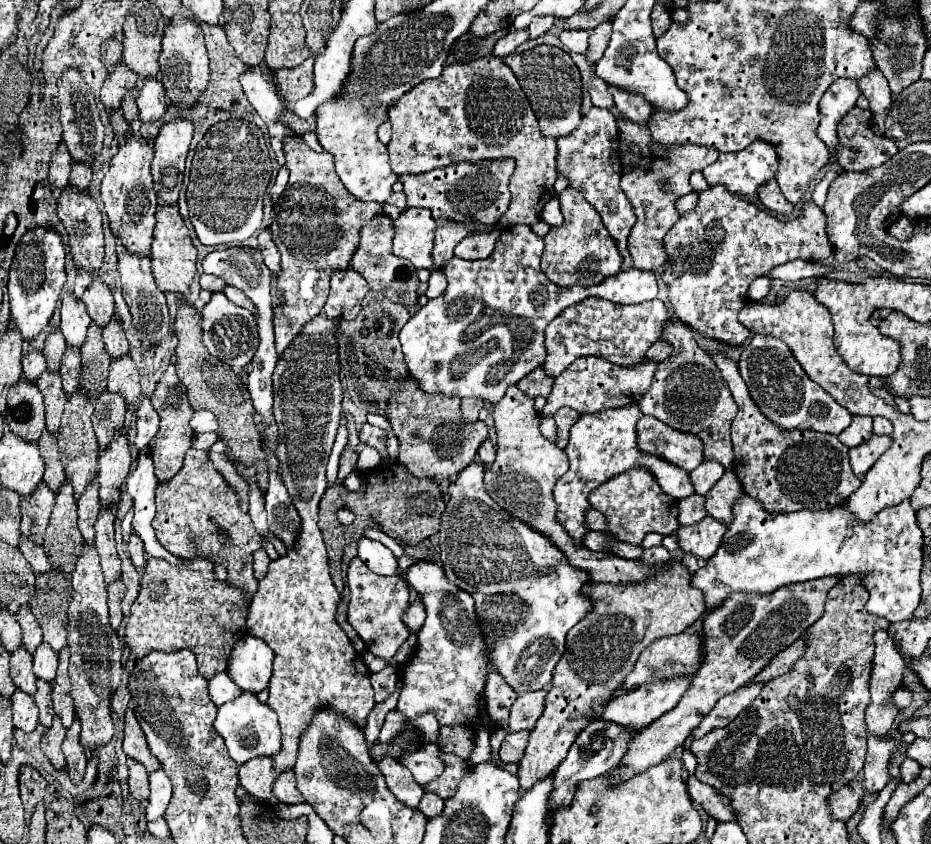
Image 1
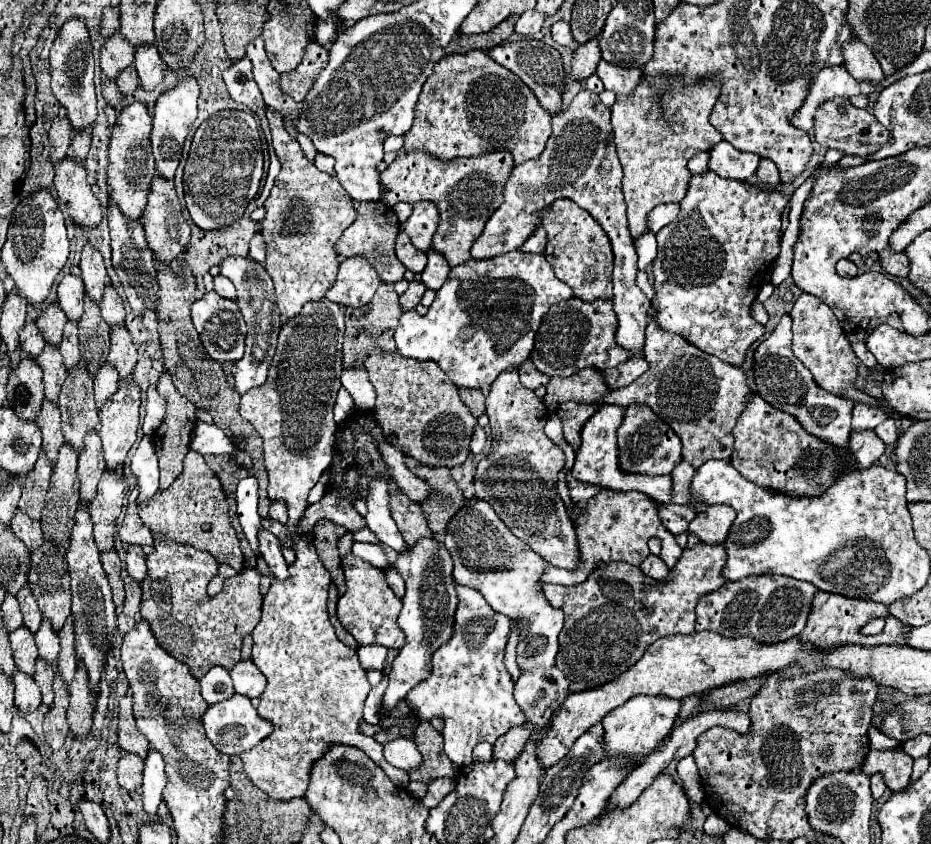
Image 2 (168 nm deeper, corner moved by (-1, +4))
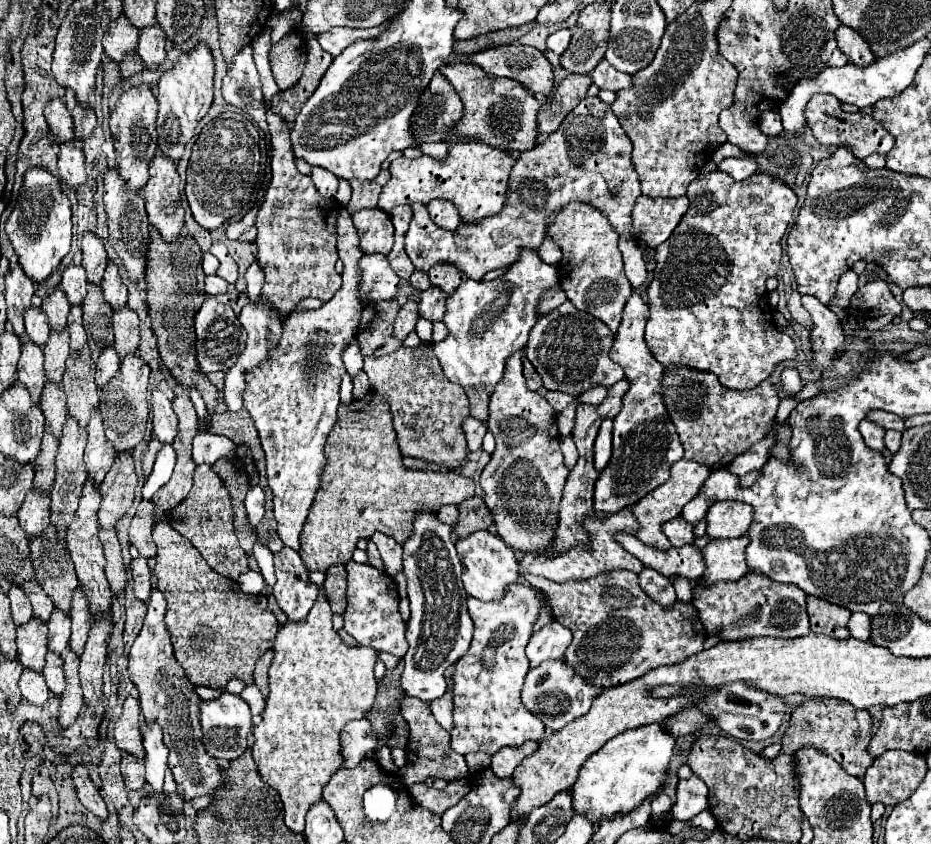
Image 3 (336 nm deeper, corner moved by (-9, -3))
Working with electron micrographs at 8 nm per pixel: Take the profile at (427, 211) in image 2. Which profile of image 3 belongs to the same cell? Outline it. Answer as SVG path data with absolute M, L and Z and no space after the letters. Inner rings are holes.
M433 199L429 205L427 205L427 211L431 215L431 221L437 225L437 227L443 227L443 229L449 229L453 231L455 227L459 227L461 223L461 217L455 209L453 203L445 201L445 199Z

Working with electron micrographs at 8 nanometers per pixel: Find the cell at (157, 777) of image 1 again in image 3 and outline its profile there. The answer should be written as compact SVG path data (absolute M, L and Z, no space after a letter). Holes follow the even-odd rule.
M141 721L141 735L143 735L143 747L145 747L145 767L147 767L147 785L153 793L163 793L163 777L167 771L167 747L161 741L161 729L155 725L149 727L145 721Z

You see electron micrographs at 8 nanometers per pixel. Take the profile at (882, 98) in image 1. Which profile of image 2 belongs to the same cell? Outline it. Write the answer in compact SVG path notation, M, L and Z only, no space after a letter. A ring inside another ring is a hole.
M853 38L849 44L845 44L843 56L845 56L843 66L847 68L847 72L853 78L867 80L867 82L873 82L873 84L879 84L885 78L877 58L859 38Z

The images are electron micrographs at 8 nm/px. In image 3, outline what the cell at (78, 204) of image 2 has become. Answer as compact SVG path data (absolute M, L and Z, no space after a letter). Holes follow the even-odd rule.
M63 143L59 147L59 175L65 179L67 187L77 193L87 181L85 175L85 155L75 143Z

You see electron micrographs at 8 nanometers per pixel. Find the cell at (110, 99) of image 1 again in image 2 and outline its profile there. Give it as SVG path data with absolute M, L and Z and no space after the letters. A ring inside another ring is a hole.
M119 32L111 34L109 38L105 38L105 44L101 46L101 54L99 54L103 74L115 80L121 70L133 64L133 54L135 54L133 44L125 42L125 38Z

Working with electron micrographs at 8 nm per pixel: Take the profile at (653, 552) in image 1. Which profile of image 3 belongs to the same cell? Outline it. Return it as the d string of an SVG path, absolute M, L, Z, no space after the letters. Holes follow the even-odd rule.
M645 567L645 569L639 573L639 585L641 585L641 589L643 589L649 597L653 597L653 601L661 603L663 607L671 607L671 605L675 603L675 599L677 599L671 581L669 581L665 575L657 573L655 569Z

